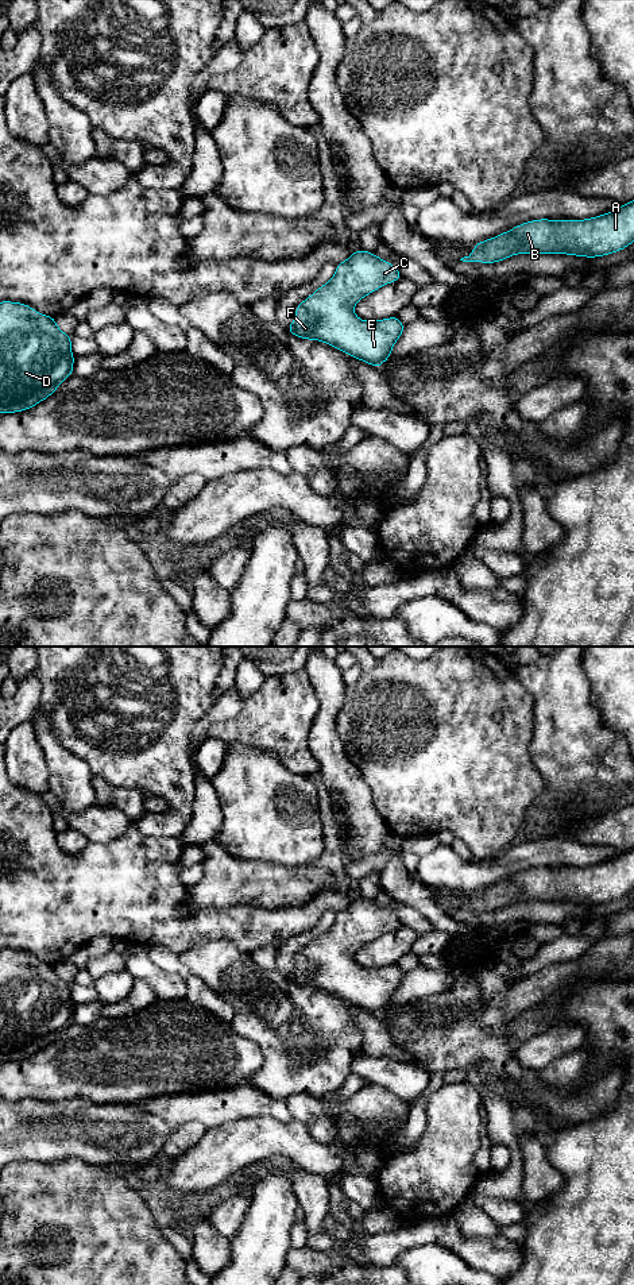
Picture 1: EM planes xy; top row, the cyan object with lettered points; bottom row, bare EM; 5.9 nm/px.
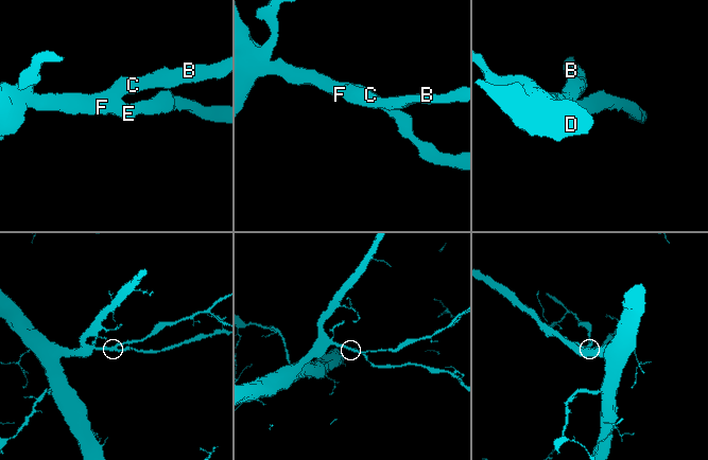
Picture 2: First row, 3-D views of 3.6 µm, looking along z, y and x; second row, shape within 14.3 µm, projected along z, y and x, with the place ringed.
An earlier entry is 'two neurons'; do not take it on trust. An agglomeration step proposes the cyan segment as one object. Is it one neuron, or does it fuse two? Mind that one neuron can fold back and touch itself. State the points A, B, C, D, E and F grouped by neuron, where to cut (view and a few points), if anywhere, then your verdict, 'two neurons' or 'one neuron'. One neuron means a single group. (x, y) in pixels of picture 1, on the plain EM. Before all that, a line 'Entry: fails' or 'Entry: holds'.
Entry: fails
A B C D E F | no cut | one neuron

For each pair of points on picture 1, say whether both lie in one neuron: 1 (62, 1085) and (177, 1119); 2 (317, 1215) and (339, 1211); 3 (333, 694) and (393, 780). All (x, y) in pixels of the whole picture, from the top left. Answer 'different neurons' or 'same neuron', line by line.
1: different neurons
2: different neurons
3: different neurons

